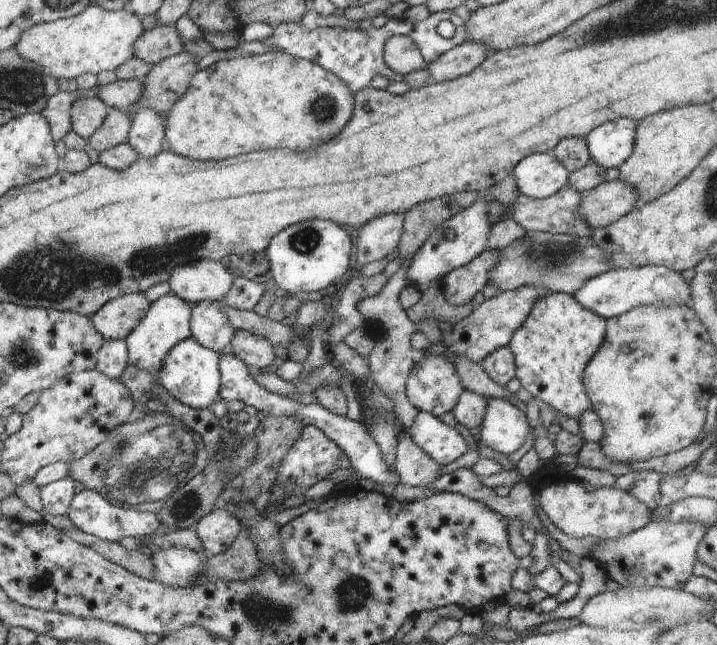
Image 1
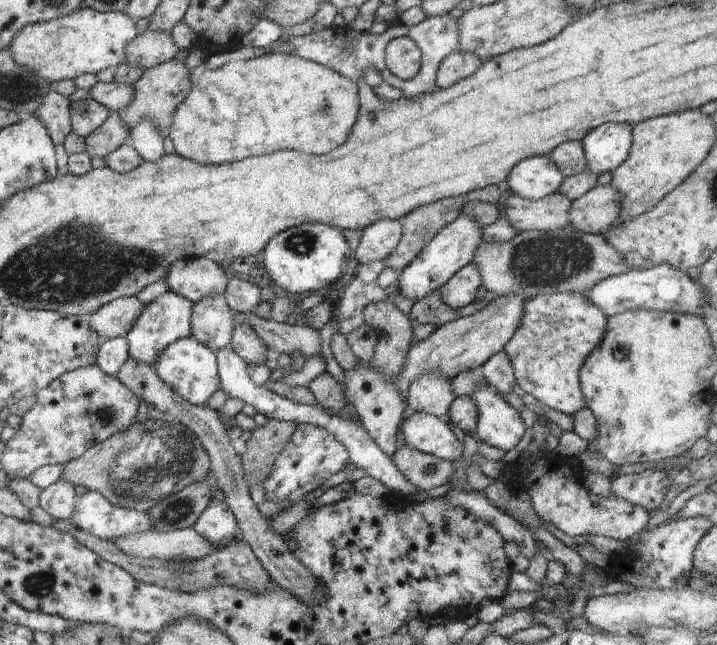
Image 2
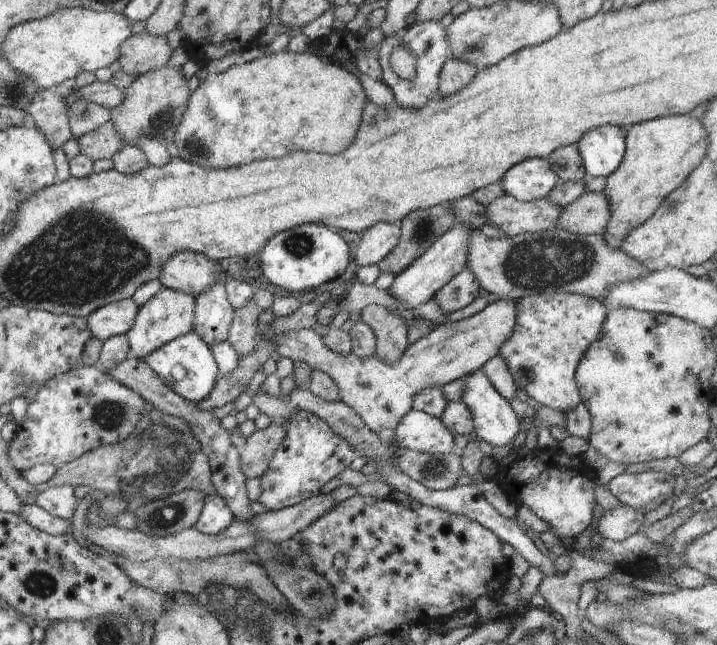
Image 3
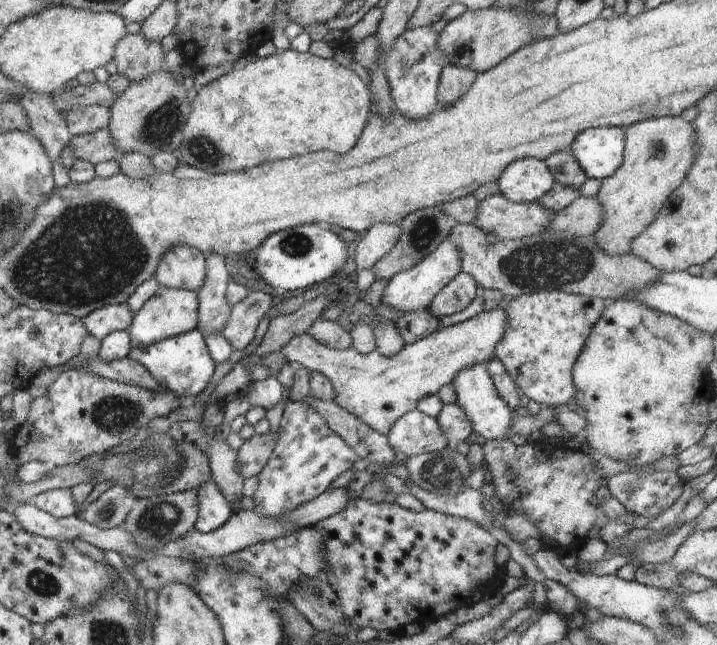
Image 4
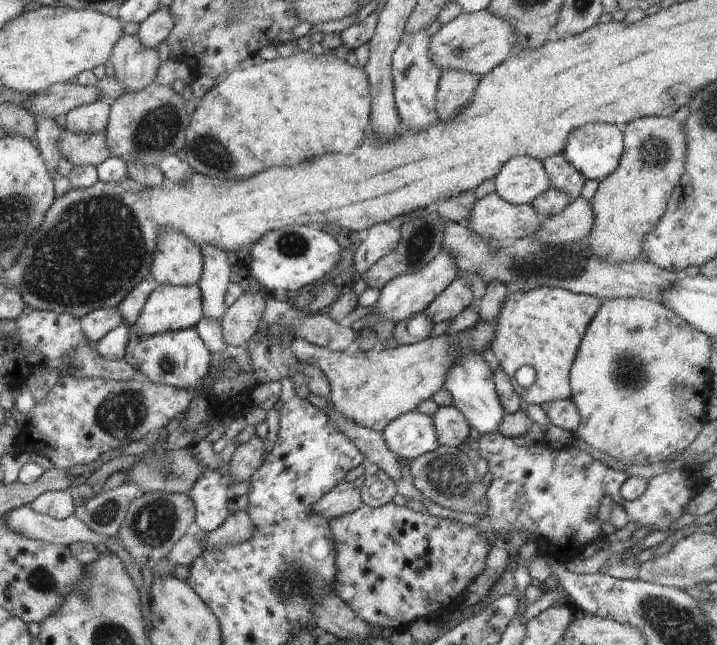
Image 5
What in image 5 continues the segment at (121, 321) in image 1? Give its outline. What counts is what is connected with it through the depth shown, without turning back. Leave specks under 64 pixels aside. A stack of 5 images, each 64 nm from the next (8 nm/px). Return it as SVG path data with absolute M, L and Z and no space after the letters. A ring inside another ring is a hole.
M99 308L79 318L79 324L81 324L83 336L87 338L87 342L95 344L103 340L107 332L121 326L121 314L117 312L117 308Z

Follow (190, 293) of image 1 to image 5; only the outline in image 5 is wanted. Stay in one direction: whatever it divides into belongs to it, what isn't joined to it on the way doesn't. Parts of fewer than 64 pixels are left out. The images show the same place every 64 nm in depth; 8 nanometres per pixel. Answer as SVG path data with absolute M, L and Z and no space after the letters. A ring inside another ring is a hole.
M165 230L155 242L149 274L159 286L197 286L203 274L199 246L177 230Z

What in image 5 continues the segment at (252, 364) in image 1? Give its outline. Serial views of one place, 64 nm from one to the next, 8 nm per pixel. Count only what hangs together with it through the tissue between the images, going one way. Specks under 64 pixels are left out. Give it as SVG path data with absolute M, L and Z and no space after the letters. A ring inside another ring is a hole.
M241 294L227 310L221 320L223 342L241 346L247 342L263 324L261 314L265 308L265 294Z

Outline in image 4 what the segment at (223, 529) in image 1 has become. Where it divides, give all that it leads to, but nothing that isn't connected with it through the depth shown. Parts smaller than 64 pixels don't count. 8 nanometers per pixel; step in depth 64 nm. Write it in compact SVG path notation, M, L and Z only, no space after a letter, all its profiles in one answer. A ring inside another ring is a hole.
M209 478L205 484L201 484L197 490L193 490L197 496L197 520L195 530L201 534L209 534L223 526L227 518L233 514L231 508L227 508L227 498L221 494L217 484Z

